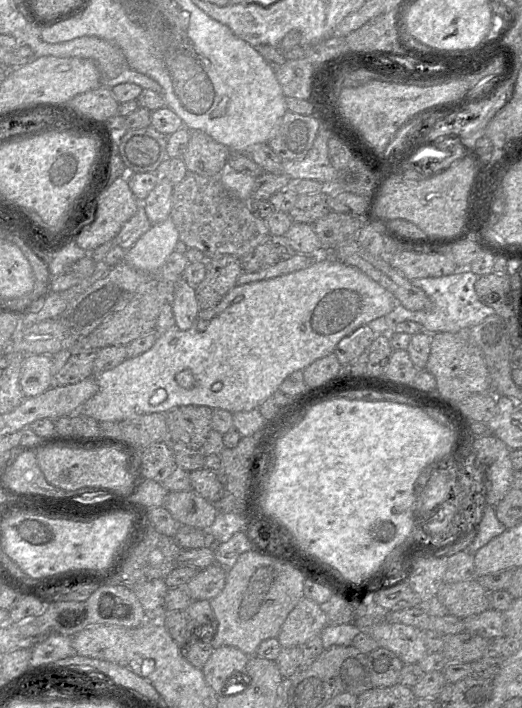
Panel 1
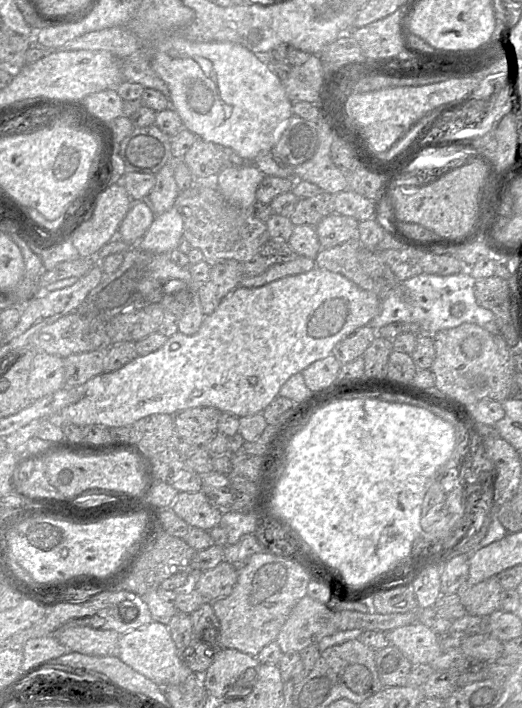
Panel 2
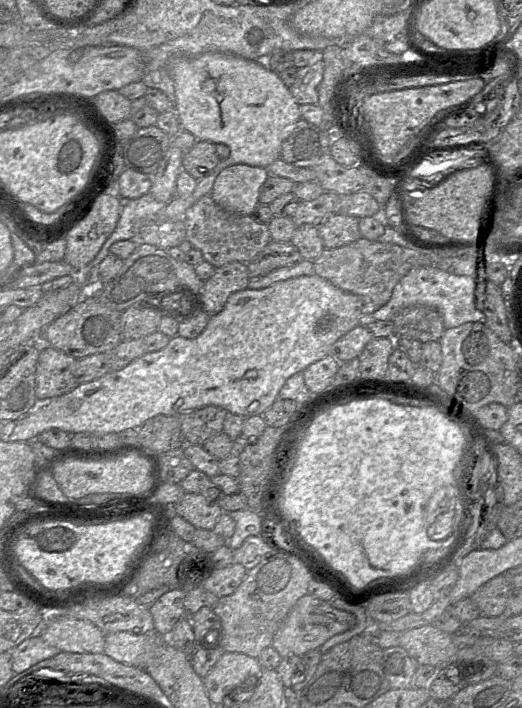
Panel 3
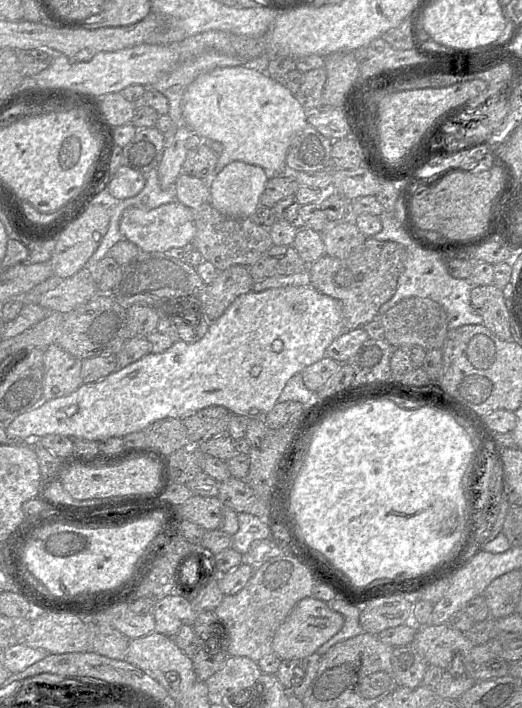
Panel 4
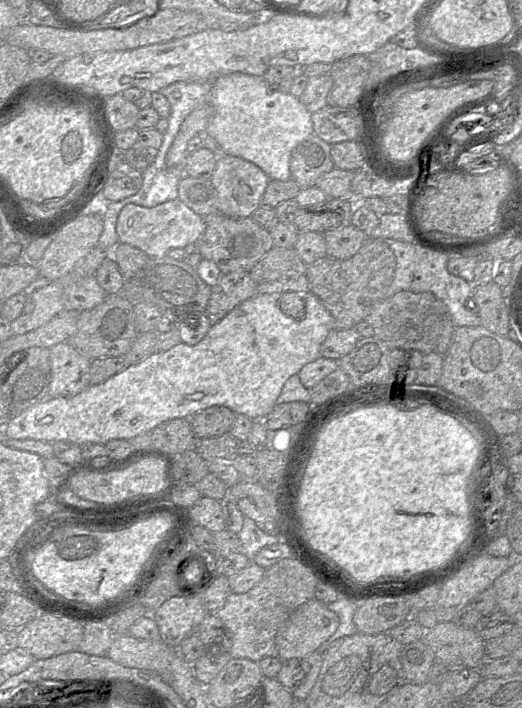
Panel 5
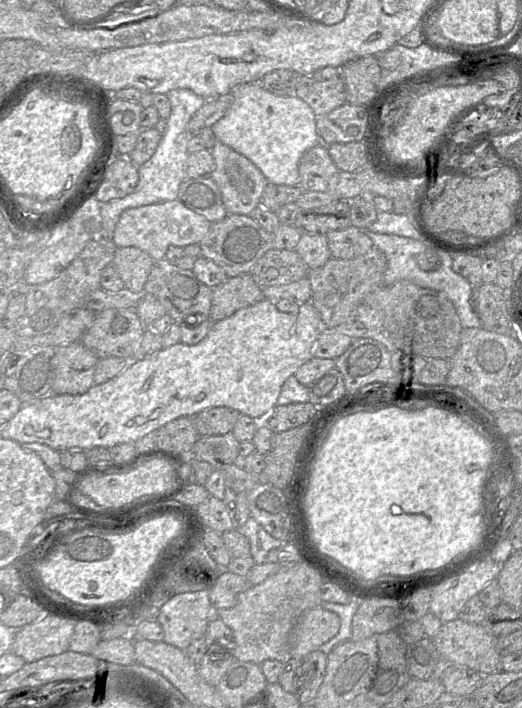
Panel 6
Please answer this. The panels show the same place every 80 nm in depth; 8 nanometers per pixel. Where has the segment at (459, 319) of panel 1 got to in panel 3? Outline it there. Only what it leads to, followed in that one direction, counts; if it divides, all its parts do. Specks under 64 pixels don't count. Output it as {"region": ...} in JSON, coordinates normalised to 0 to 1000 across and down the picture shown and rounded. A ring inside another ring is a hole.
{"region":[[[833,377],[789,379],[753,408],[745,425],[699,452],[747,452],[766,436],[785,431],[831,434],[845,444],[852,465],[872,463],[895,455],[931,456],[931,446],[910,429],[912,397],[904,390],[862,387]]]}

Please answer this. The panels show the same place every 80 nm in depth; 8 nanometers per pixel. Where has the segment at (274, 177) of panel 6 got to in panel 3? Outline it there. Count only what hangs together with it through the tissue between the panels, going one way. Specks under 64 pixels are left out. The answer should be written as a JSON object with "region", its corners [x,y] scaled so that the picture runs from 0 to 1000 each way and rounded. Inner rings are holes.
{"region":[[[421,73],[391,75],[374,81],[333,82],[324,89],[324,106],[335,121],[335,158],[347,182],[358,184],[383,198],[427,202],[441,209],[441,219],[423,225],[406,243],[377,254],[364,277],[333,277],[312,295],[299,302],[297,314],[354,312],[354,299],[379,281],[400,275],[421,243],[446,232],[467,230],[511,237],[538,222],[538,208],[559,179],[577,168],[575,148],[534,110],[533,103],[515,97],[508,86],[485,86]]]}

